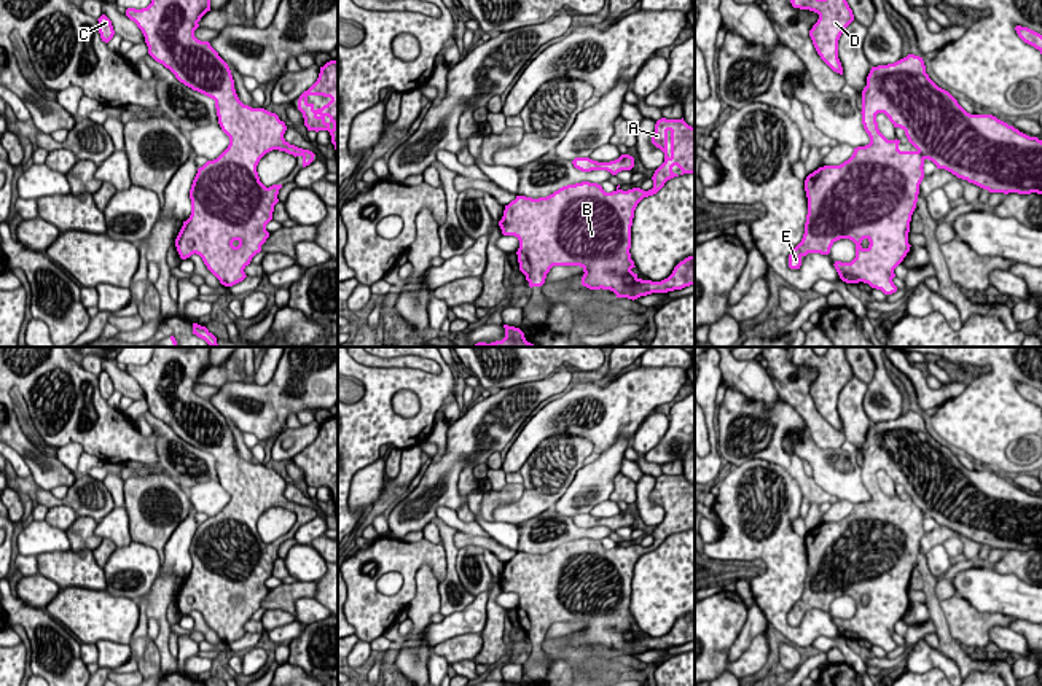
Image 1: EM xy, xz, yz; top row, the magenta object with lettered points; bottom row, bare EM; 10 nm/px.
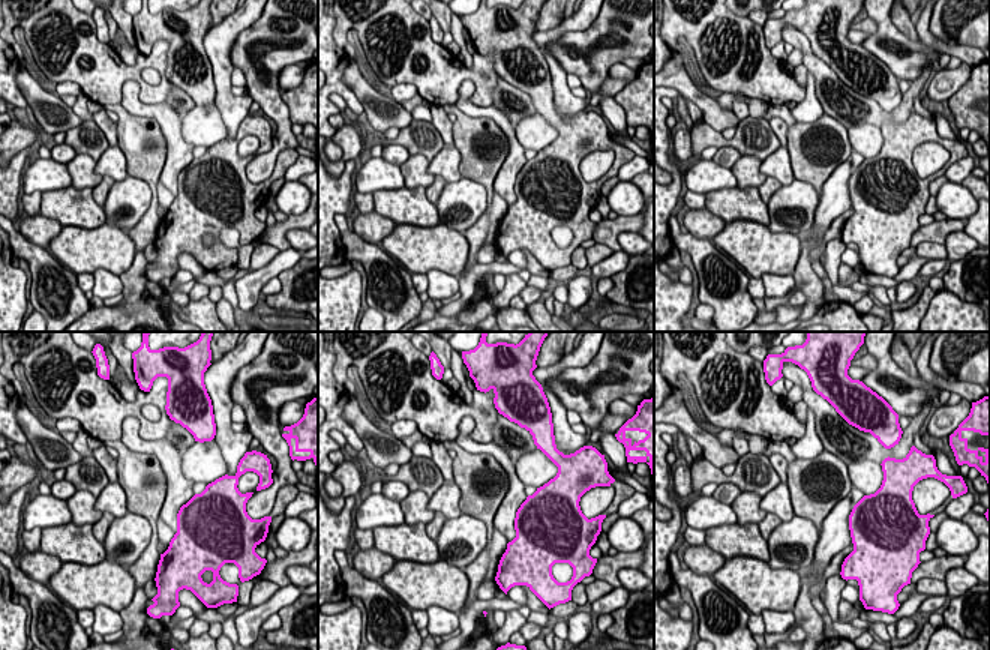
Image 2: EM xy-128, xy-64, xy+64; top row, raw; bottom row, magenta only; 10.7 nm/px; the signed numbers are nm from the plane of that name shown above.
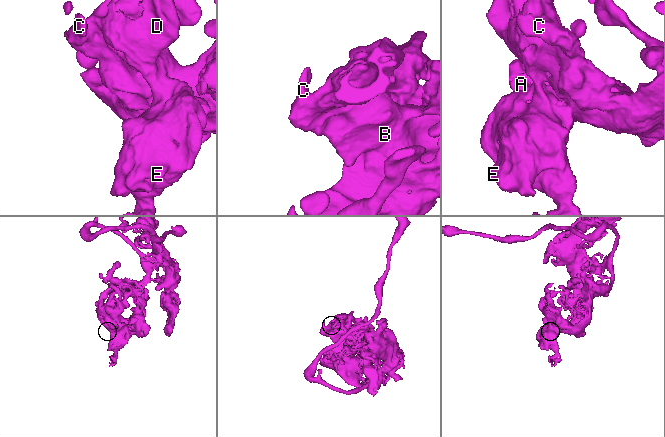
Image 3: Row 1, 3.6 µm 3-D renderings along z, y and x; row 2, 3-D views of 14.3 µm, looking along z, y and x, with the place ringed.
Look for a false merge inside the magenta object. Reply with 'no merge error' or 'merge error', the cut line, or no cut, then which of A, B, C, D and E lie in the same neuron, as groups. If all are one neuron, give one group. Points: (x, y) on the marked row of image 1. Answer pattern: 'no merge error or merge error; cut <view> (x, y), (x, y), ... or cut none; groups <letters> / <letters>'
no merge error; cut none; groups A B C D E

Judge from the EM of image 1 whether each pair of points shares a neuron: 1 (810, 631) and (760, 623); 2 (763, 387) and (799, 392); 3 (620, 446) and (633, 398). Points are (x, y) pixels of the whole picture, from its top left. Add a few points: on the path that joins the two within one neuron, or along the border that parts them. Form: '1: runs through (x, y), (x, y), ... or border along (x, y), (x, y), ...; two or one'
1: border along (754, 604), (768, 623); two
2: border along (765, 370), (781, 398); two
3: border along (631, 438), (617, 438), (599, 452); two

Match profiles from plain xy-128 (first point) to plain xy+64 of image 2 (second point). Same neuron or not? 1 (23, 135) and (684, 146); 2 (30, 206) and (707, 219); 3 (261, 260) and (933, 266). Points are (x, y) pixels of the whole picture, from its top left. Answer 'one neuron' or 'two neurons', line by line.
1: one neuron
2: two neurons
3: two neurons

